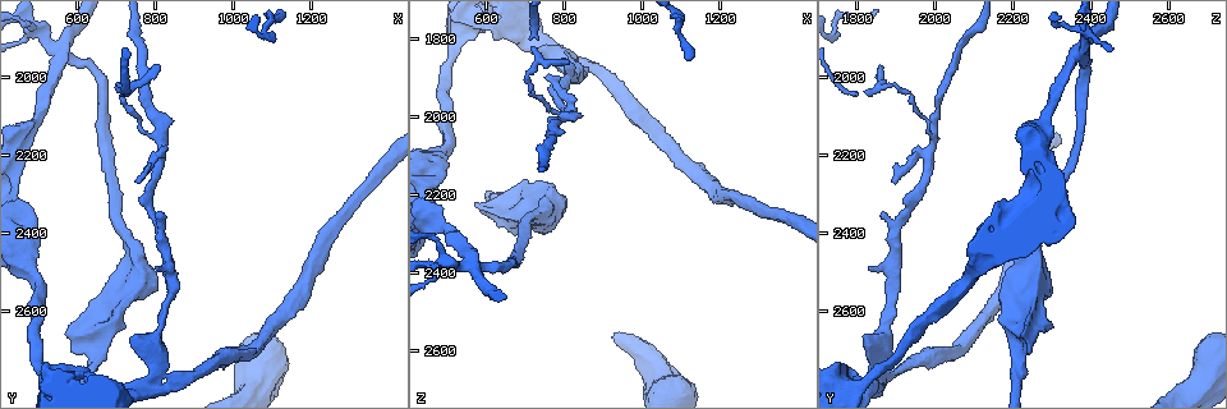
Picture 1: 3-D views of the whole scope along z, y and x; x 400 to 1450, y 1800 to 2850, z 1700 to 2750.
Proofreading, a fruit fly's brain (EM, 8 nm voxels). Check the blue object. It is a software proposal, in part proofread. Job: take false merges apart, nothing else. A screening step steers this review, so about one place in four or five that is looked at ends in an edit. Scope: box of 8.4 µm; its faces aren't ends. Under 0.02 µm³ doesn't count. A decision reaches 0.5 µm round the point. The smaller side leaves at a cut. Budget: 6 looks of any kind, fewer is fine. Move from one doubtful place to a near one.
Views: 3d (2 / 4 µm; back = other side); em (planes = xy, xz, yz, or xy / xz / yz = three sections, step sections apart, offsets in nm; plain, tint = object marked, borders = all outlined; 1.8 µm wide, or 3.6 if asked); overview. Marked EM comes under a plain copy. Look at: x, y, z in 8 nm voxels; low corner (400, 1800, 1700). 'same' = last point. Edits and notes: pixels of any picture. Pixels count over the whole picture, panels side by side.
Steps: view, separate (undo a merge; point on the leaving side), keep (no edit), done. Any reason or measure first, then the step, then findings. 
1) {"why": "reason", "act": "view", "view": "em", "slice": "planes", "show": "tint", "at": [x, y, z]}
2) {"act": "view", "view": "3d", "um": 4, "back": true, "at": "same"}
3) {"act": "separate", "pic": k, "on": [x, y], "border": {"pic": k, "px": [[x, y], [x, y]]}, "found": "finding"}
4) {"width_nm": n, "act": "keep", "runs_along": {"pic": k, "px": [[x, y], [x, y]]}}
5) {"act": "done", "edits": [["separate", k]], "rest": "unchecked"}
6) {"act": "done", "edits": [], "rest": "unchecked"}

{"act": "view", "view": "3d", "um": 2, "at": [560, 1945, 2370]}

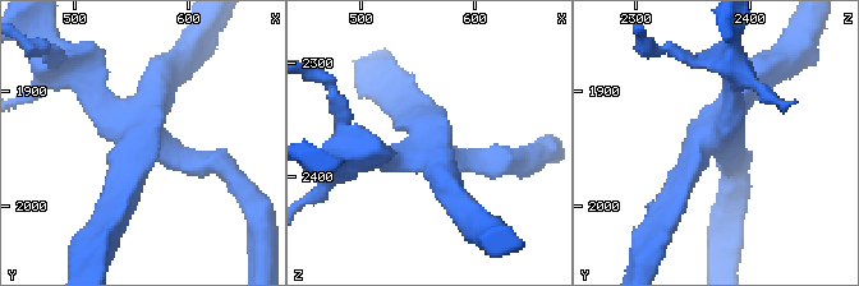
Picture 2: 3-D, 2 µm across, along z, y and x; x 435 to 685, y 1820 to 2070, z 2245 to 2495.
{"arms": 4, "why": "shape alone is not enough", "act": "view", "view": "em", "um": 3.6, "slice": "yz", "step": 8, "show": "tint", "at": [560, 1942, 2368]}

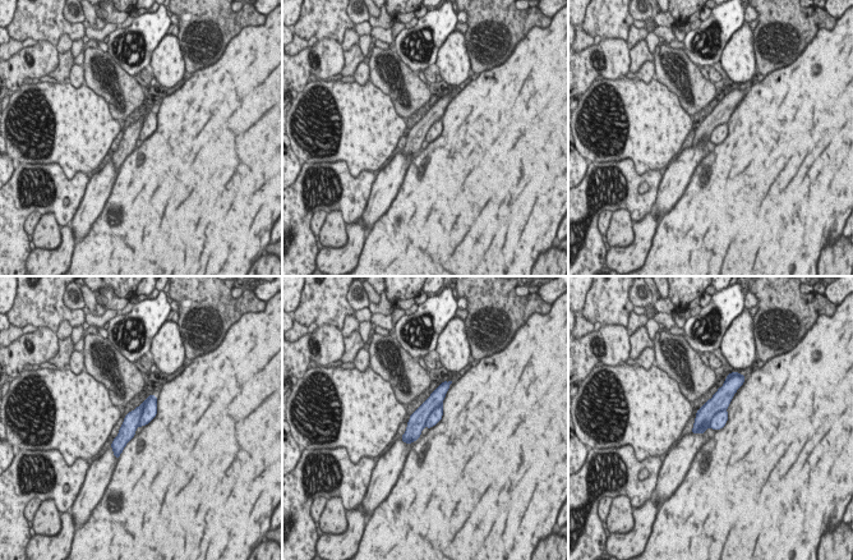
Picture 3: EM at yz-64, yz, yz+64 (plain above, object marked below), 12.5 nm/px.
{"act": "separate", "pic": 3, "on": [436, 414], "border": {"pic": 3, "px": [[441, 402], [430, 412], [425, 425]]}, "found": "a second neuron is stuck on"}

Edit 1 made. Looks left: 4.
{"act": "view", "view": "overview"}

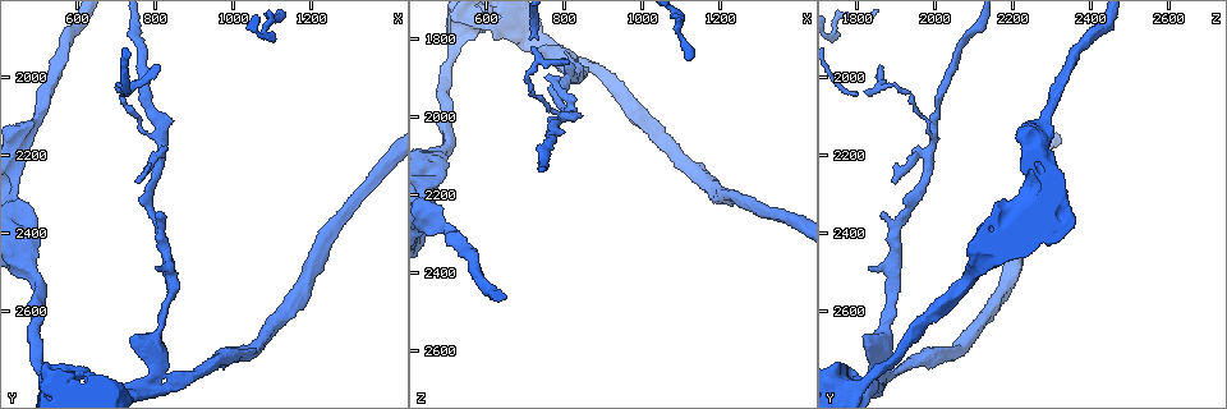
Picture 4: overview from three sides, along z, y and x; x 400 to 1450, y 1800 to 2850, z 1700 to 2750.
{"why": "thin neck", "act": "view", "view": "3d", "um": 2, "at": [815, 2150, 1990]}

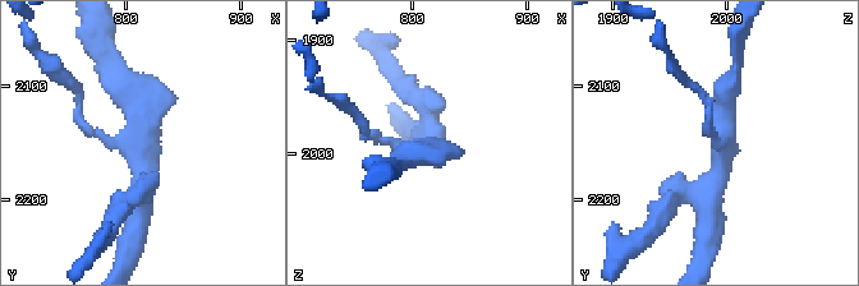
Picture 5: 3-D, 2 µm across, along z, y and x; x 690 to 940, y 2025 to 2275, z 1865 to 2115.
{"why": "need the tissue", "act": "view", "view": "em", "slice": "xy", "step": 8, "show": "tint", "at": [816, 2150, 1996]}

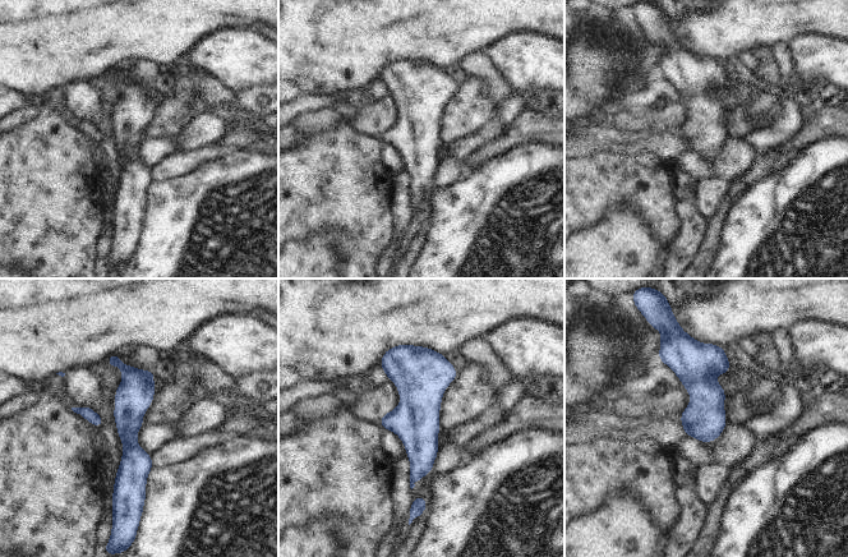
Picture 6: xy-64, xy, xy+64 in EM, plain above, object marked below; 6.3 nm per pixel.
{"why": "another direction", "act": "view", "view": "em", "slice": "planes", "show": "borders", "at": "same"}

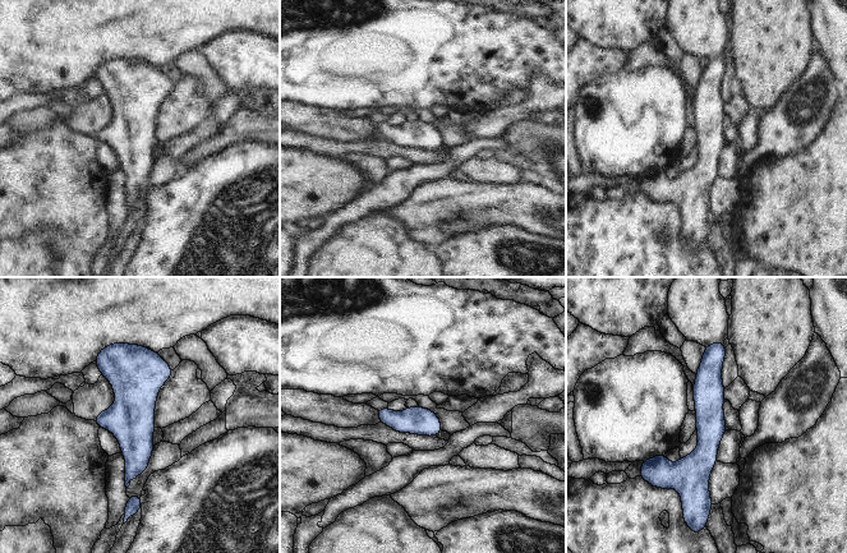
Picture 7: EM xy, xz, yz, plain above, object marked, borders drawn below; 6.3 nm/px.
{"act": "keep", "runs_along": {"pic": 7, "px": [[721, 345], [709, 372], [703, 497]]}, "found": "one neuron here"}

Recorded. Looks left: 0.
{"act": "done", "edits": [["separate", 3]], "rest": "unchecked"}

